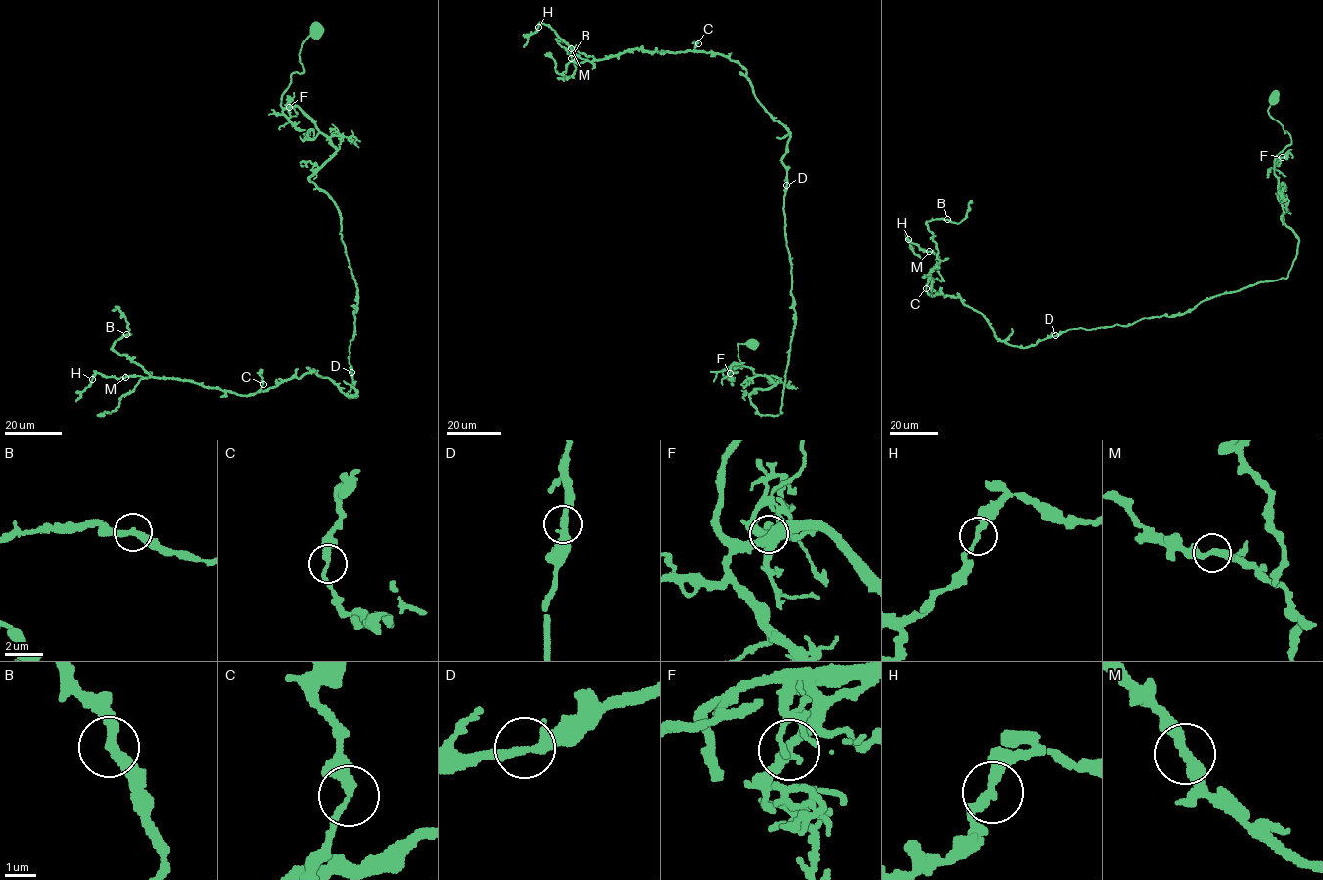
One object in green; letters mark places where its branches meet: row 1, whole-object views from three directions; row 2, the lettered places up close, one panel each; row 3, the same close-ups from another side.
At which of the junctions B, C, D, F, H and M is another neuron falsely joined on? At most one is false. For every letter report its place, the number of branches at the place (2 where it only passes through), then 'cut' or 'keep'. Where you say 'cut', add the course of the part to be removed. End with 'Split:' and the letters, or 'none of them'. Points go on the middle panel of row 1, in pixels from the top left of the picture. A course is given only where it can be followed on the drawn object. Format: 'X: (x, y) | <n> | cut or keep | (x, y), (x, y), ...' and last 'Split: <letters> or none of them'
B: (571, 58) | 2 | keep
C: (698, 43) | 2 | keep
D: (786, 185) | 2 | keep
F: (730, 373) | 2 | keep
H: (538, 27) | 2 | keep
M: (571, 48) | 2 | keep
Split: none of them

